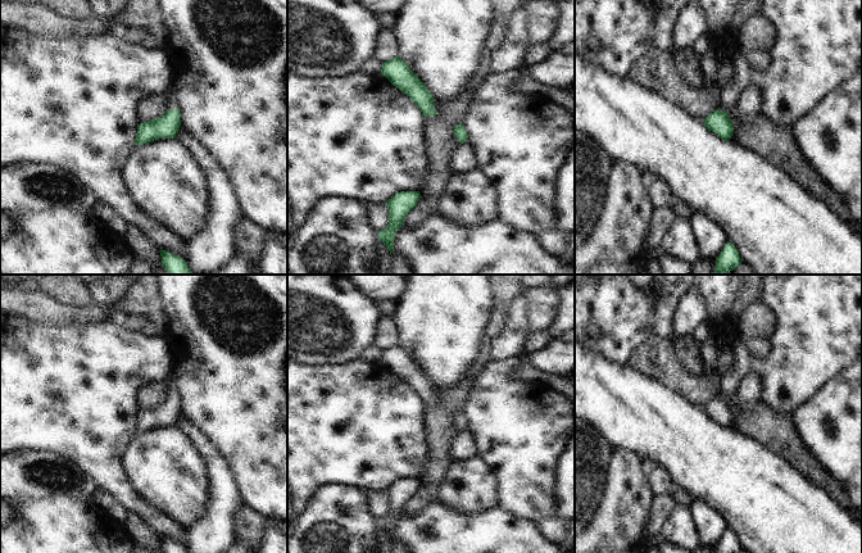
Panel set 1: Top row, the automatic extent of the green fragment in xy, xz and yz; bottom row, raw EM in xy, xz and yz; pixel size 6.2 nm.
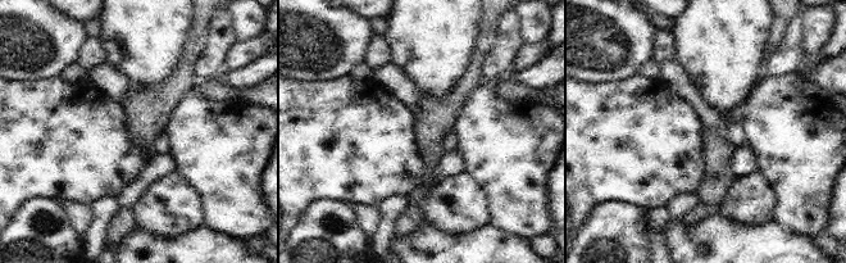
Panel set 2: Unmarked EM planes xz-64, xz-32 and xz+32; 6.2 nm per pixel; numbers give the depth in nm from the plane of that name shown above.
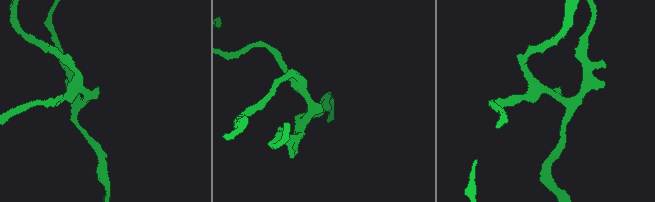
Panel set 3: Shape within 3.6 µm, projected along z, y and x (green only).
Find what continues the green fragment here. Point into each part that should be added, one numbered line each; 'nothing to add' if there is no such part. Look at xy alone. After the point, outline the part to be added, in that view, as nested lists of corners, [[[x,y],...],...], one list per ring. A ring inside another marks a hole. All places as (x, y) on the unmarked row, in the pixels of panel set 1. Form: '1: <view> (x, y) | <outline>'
1: xy (172, 391) | [[[171,377],[164,380],[164,384],[167,386],[167,398],[173,398],[173,396],[178,395],[176,385],[174,385],[174,382],[173,382],[173,380]]]

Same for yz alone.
1: yz (745, 362) | [[[738,341],[738,344],[732,348],[735,364],[732,371],[720,380],[721,384],[721,398],[727,400],[732,398],[741,381],[748,377],[753,371],[756,371],[757,359],[749,352],[748,346],[744,343]]]

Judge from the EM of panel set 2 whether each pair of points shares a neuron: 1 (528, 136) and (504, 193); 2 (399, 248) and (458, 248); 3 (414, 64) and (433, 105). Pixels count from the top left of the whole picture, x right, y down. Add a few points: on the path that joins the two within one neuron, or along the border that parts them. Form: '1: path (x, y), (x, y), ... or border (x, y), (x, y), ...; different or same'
1: path (514, 150), (512, 153), (512, 178); same
2: path (413, 248), (444, 248); same
3: border (455, 81), (441, 95), (419, 91); different

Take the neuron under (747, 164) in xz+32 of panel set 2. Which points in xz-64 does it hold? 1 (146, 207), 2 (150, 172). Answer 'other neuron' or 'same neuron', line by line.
1: other neuron
2: same neuron

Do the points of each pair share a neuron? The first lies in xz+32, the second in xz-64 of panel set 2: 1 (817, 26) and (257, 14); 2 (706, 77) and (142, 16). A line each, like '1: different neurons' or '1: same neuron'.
1: same neuron
2: same neuron

